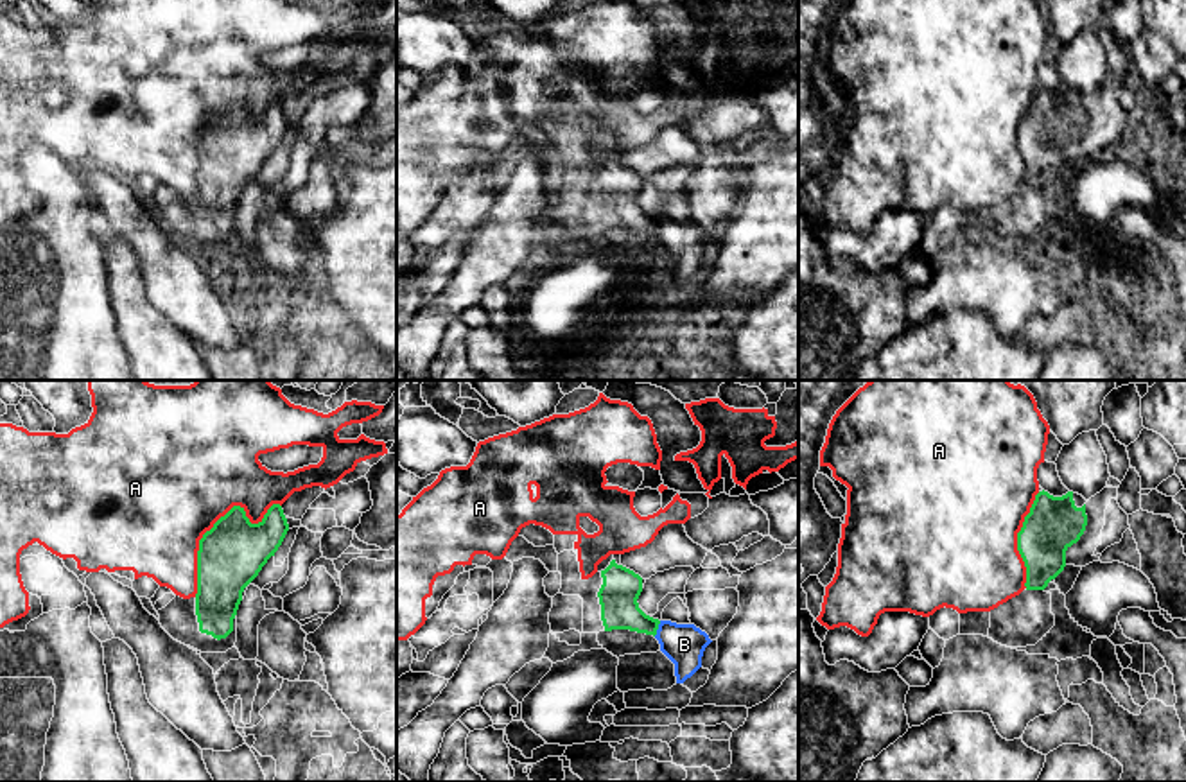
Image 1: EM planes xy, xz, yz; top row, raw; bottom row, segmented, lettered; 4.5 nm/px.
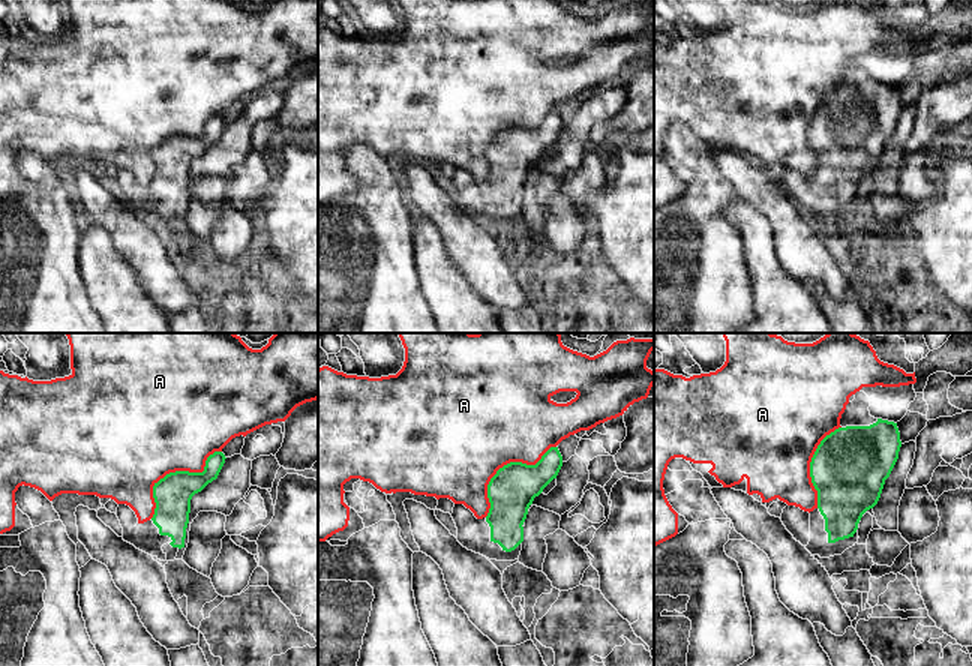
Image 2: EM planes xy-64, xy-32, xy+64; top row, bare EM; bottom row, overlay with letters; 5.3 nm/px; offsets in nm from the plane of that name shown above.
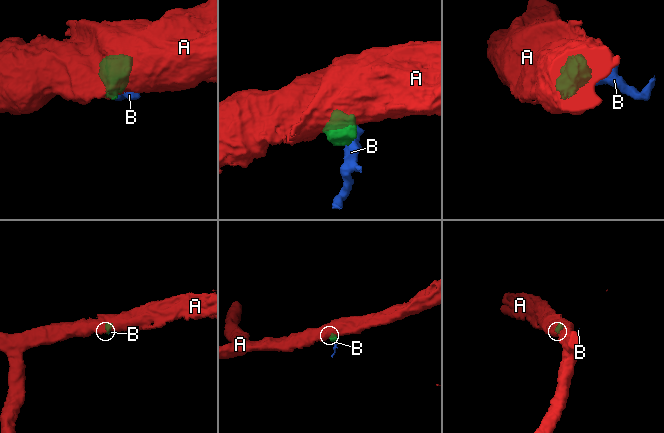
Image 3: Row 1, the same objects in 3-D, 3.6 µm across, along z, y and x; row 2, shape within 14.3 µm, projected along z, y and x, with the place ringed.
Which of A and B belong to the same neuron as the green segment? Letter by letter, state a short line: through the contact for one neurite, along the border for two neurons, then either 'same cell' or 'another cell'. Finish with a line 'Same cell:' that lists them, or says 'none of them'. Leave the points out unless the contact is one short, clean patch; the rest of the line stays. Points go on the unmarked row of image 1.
A: another cell
B: line xz (661, 219), (654, 234); another cell
Same cell: none of them

